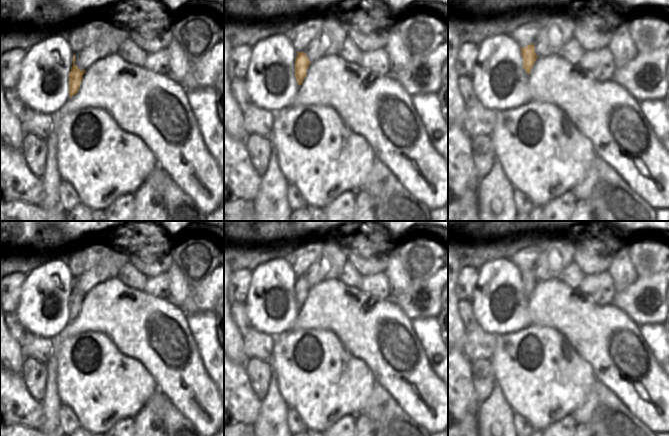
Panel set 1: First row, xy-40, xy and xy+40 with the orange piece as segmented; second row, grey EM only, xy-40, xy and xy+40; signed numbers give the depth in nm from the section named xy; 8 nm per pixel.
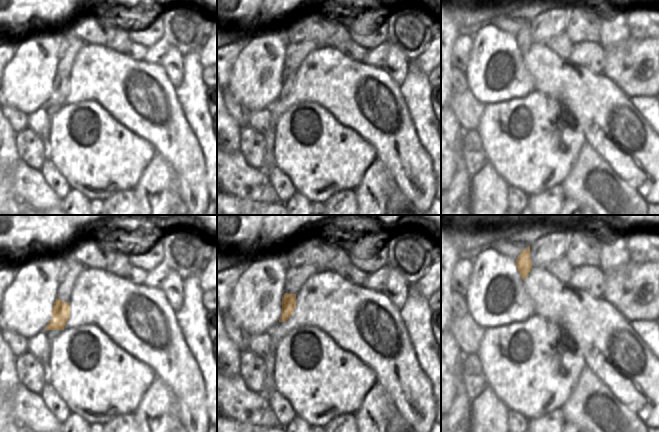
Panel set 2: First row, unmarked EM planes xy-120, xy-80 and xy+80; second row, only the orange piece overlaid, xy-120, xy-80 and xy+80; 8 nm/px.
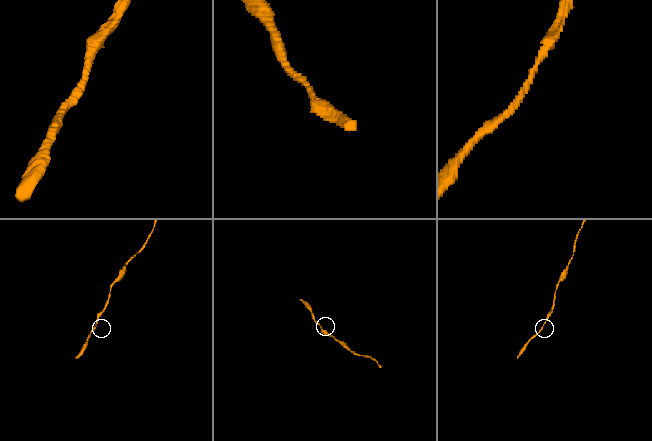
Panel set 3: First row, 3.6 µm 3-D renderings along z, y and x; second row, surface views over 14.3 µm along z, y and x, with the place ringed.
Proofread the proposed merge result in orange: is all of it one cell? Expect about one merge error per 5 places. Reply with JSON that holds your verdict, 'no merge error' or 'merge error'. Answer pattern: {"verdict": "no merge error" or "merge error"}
{"verdict": "no merge error"}

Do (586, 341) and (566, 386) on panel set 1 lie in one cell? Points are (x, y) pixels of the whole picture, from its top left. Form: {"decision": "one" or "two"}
{"decision": "two"}

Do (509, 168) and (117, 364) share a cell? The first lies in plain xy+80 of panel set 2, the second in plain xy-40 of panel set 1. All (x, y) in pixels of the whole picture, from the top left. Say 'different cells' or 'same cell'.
same cell

